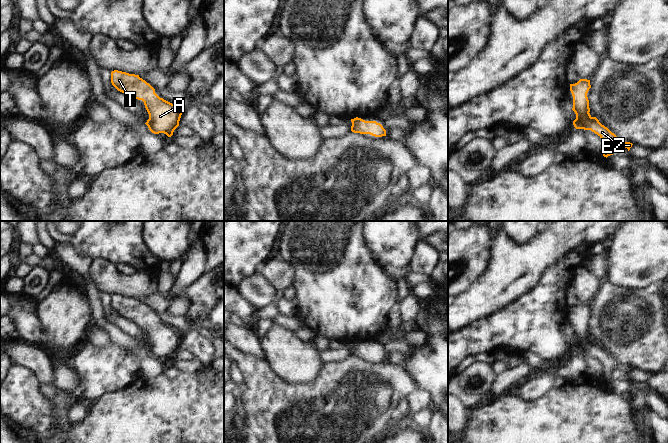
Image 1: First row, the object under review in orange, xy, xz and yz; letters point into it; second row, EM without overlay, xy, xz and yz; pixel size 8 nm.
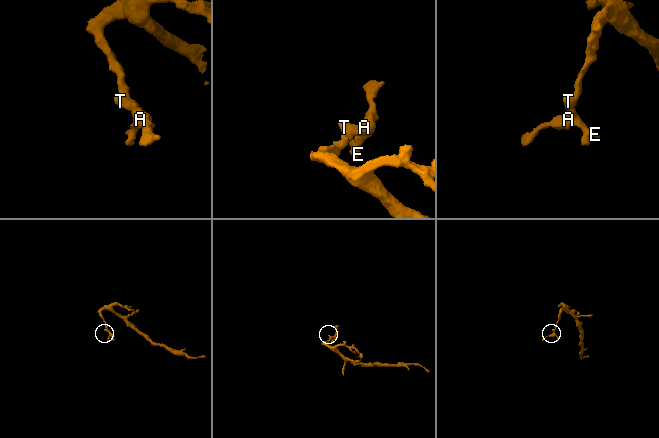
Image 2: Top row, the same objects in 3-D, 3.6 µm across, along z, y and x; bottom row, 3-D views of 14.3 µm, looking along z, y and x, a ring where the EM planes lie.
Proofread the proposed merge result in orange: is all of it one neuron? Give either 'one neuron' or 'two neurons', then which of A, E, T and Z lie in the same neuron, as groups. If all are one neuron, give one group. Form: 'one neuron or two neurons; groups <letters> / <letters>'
one neuron; groups A E T Z

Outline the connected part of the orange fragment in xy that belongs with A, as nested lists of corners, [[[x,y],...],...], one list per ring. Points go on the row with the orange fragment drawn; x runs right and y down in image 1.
[[[114,70],[111,72],[111,83],[118,91],[144,102],[149,114],[145,124],[152,133],[164,133],[168,137],[173,135],[183,112],[176,105],[160,98],[139,75]]]

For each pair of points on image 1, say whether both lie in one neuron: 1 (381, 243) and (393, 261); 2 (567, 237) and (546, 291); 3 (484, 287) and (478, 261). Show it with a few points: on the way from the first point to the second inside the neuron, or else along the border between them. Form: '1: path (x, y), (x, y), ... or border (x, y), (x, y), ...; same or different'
1: path (382, 247), (391, 257); same
2: border (577, 246), (553, 264), (550, 264), (541, 276); different
3: border (490, 253), (490, 261), (486, 270), (464, 291); different

